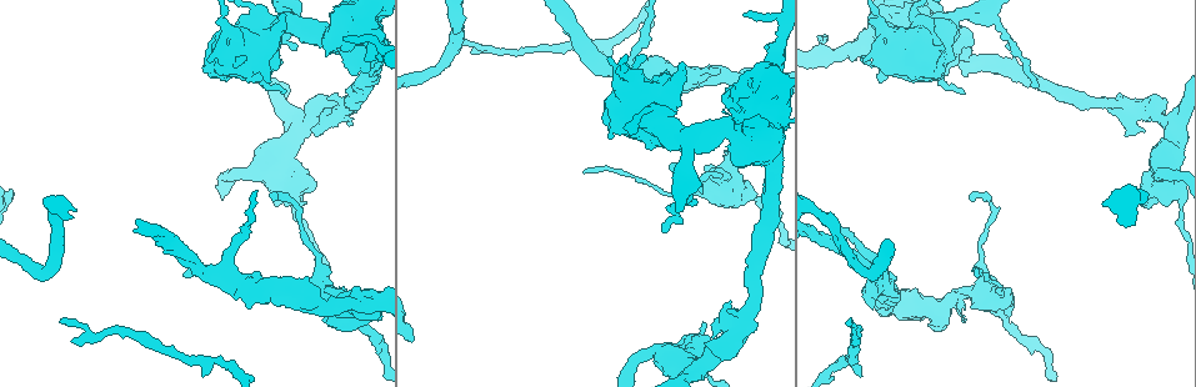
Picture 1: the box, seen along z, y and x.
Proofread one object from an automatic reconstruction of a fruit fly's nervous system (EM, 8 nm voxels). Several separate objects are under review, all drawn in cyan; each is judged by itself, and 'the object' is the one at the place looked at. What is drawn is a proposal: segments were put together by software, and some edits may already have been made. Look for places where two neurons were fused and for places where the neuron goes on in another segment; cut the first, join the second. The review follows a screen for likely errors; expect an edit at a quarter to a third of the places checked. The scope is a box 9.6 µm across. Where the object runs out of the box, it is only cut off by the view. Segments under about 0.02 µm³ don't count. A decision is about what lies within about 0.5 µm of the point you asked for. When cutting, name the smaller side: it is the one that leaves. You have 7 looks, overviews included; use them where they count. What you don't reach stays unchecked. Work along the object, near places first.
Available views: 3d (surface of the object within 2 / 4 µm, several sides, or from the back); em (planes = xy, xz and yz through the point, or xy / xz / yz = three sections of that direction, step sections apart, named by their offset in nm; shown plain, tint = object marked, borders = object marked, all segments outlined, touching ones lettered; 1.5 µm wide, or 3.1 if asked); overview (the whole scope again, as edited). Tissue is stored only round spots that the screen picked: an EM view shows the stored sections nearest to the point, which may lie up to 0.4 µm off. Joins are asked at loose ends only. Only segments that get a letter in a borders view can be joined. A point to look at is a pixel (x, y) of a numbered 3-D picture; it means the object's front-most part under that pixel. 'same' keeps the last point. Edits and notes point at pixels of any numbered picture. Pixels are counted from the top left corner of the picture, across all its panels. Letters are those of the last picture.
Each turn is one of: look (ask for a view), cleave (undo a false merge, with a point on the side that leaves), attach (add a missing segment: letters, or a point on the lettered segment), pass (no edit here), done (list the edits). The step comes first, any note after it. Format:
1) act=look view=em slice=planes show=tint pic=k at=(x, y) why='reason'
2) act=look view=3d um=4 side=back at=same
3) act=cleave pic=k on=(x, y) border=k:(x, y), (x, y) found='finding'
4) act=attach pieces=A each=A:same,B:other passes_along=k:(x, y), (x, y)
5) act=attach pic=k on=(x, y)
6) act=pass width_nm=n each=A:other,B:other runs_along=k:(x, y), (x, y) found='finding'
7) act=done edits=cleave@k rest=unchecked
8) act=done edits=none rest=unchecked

act=look view=3d um=4 side=back pic=1 at=(747, 321) why='side arm on a straight run'

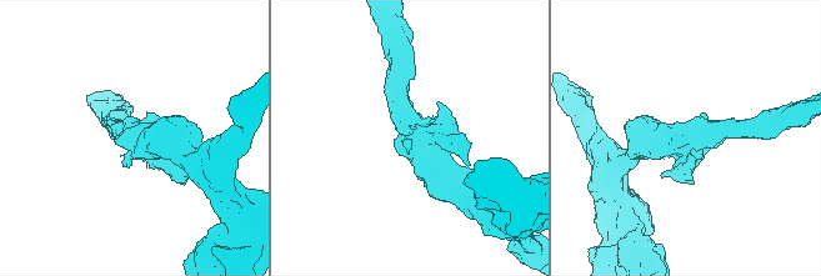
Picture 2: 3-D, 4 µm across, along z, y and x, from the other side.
act=look view=em slice=planes show=borders pic=2 at=(690, 139) why='now the EM'

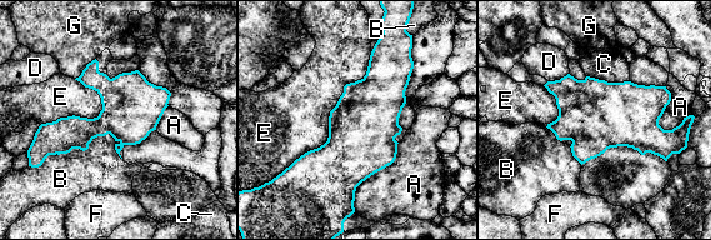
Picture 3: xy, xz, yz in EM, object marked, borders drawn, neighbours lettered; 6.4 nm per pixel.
act=pass each=A:other,B:other,C:other,D:other,E:other,F:other,G:other border=3:(371, 51), (328, 139), (285, 168) found='one neuron here'

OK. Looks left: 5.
act=look view=em slice=planes show=tint pic=1 at=(896, 306) why='calibre changes'

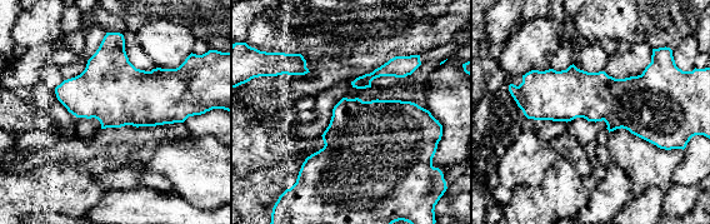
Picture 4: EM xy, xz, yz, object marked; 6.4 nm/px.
act=look view=em slice=planes show=borders at=same

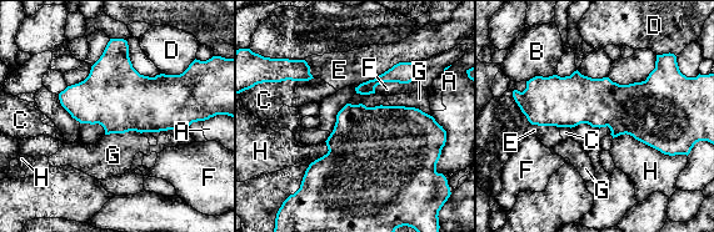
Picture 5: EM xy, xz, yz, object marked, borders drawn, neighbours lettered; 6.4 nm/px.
act=pass longest_contact=E:400nm each=A:other,B:other,C:other,D:other,E:other,F:other,G:other,H:other border=5:(390, 105), (414, 106), (432, 116) found='one neuron here'

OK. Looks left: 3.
act=look view=3d um=2 pic=1 at=(473, 54)

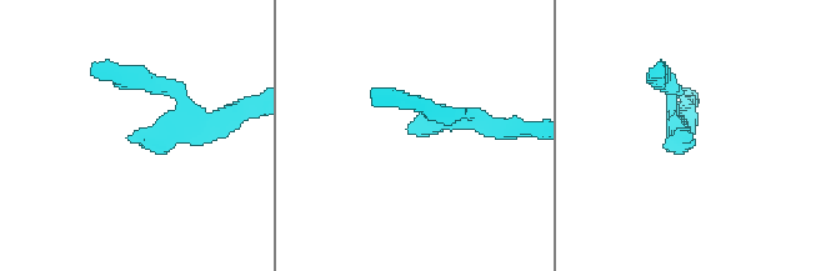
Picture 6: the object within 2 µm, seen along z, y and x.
act=look view=em slice=planes show=borders pic=6 at=(130, 136) why='shape alone is not enough'

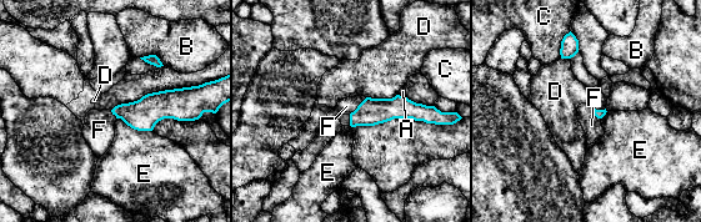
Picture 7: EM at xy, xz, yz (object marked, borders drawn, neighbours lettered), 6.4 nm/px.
act=attach pieces=F each=A:other,B:other,C:other,D:other,E:other,F:same found='it goes on there'

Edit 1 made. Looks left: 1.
act=done edits=attach@7 rest=unchecked

